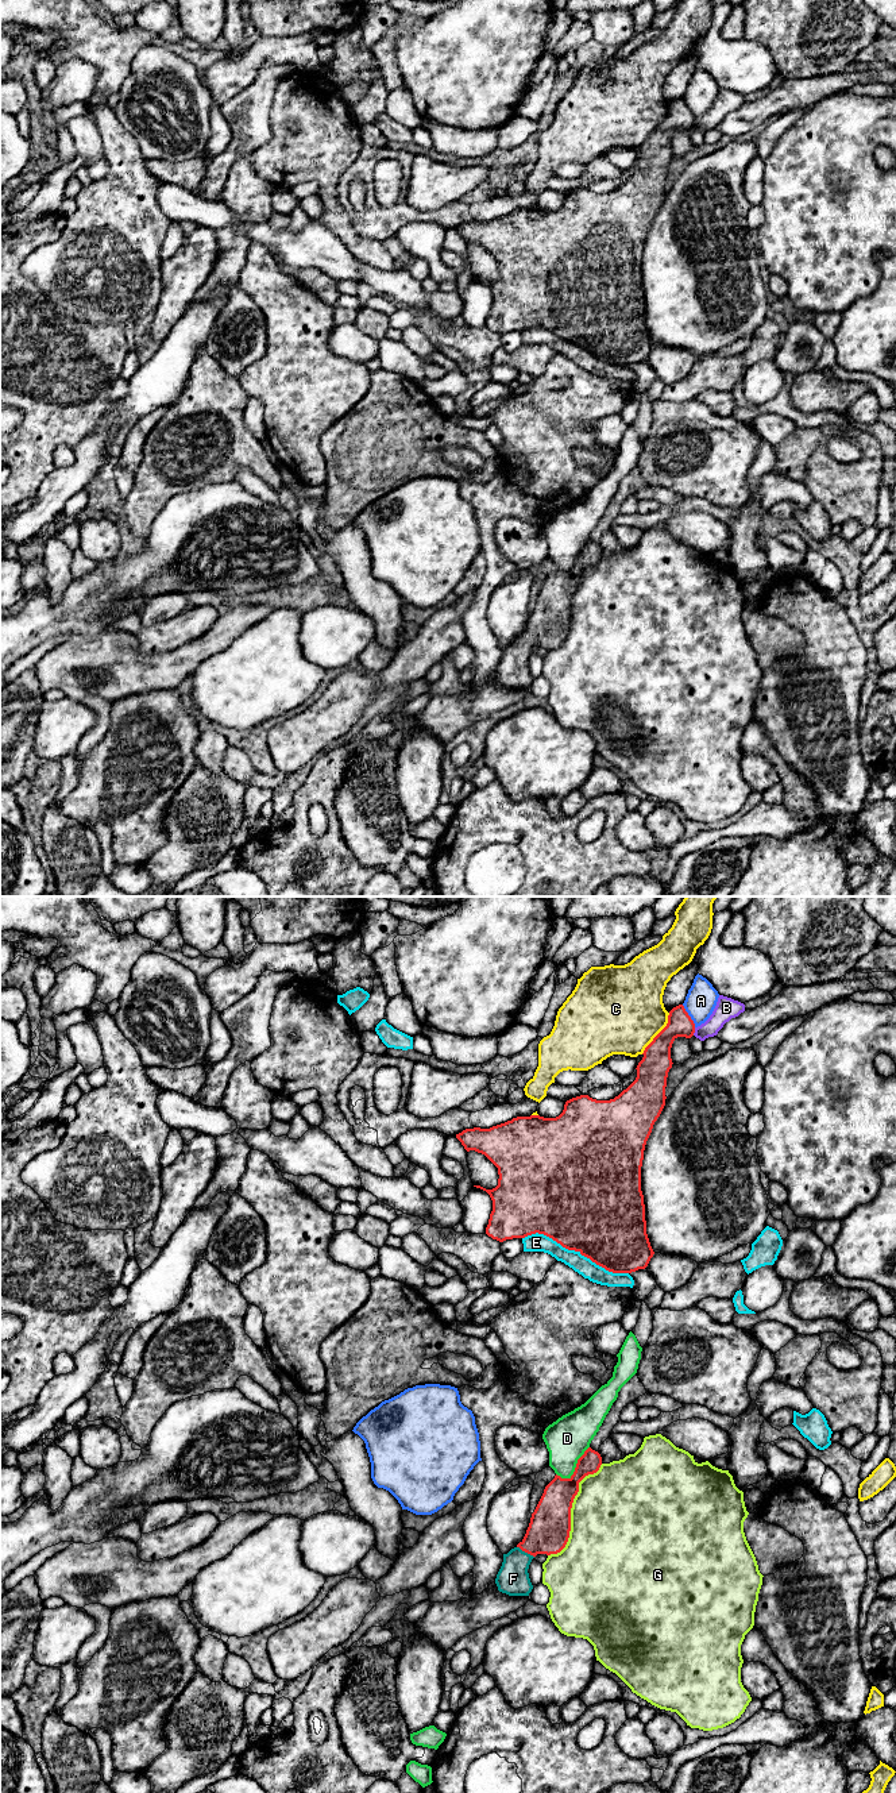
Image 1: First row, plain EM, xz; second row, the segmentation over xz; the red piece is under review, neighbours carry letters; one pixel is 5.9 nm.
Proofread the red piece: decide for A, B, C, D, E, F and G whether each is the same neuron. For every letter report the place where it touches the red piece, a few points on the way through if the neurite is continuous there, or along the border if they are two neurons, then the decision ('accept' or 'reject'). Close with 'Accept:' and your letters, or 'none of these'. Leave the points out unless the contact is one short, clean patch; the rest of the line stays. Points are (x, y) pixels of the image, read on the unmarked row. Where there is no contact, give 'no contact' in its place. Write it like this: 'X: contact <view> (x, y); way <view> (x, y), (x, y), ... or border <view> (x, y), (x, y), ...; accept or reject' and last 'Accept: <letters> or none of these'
A: contact xz (688, 108); reject
B: contact xz (694, 124); reject
C: contact xz (659, 126); reject
D: contact xz (575, 560); reject
E: contact xz (575, 343); reject
F: contact xz (525, 644); way xz (548, 624), (525, 644), (516, 655), (513, 671); accept
G: contact xz (570, 604); reject
Accept: F

